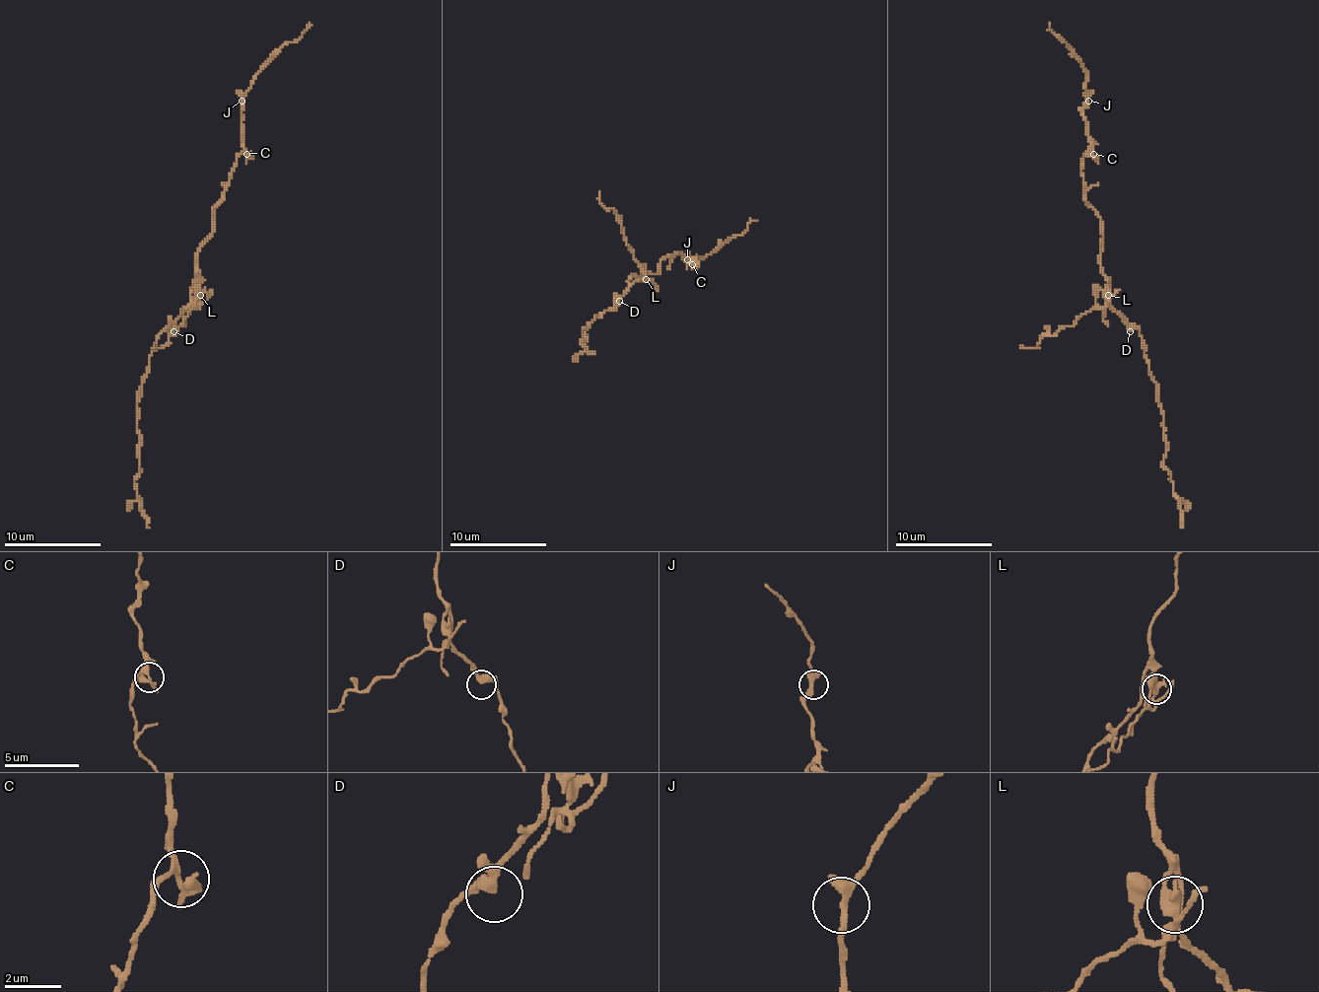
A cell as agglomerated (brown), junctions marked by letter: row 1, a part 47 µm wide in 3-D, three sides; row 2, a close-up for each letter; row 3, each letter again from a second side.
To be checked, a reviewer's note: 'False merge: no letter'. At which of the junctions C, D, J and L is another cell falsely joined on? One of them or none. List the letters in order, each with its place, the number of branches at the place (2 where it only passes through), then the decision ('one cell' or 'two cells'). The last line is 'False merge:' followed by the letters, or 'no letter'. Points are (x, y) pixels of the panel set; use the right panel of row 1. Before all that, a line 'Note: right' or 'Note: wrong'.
Note: wrong
C: (1093, 154) | 2 | one cell
D: (1130, 331) | 3 | one cell
J: (1088, 101) | 2 | one cell
L: (1108, 295) | 4 | two cells
False merge: L

